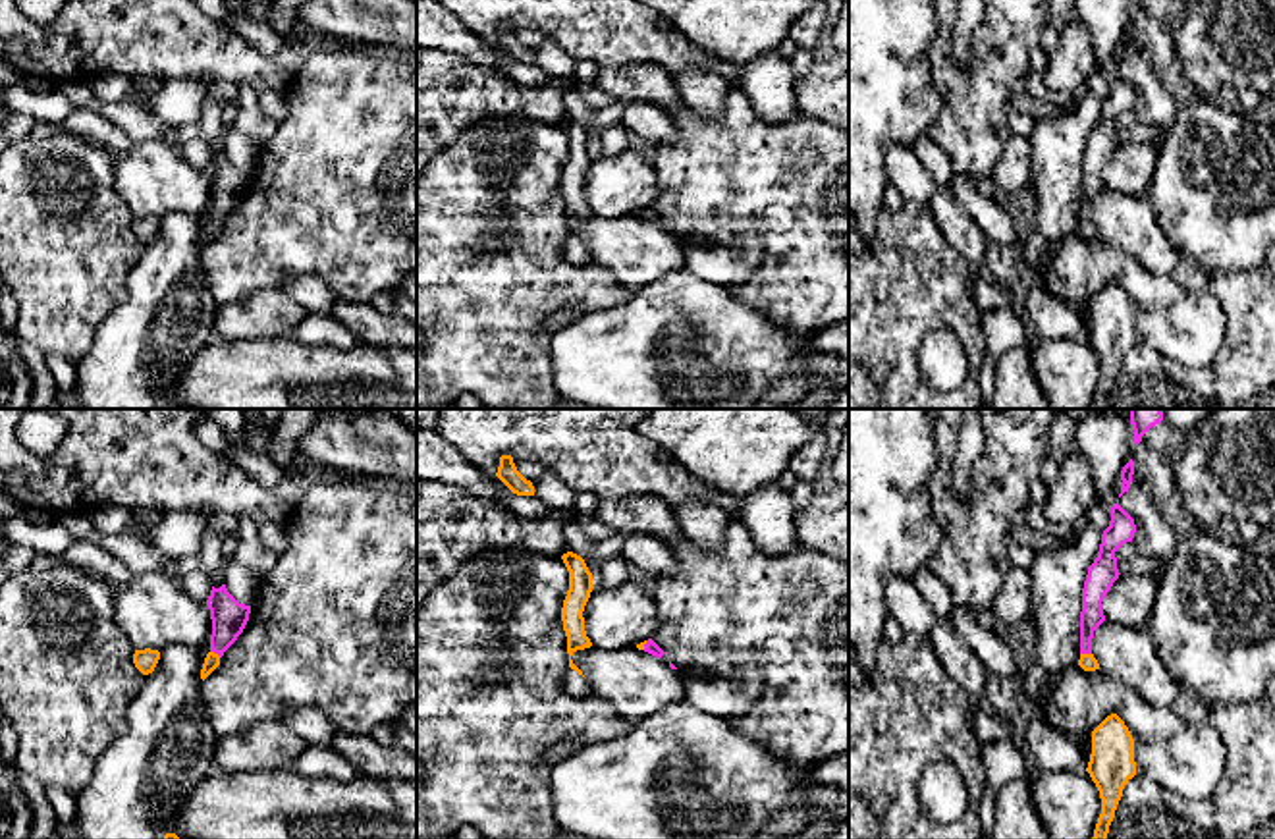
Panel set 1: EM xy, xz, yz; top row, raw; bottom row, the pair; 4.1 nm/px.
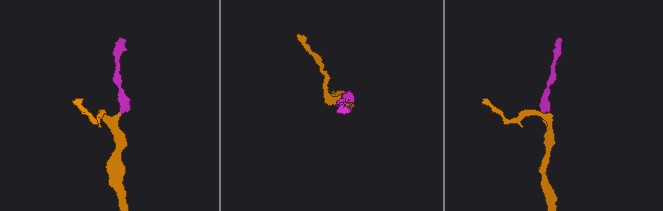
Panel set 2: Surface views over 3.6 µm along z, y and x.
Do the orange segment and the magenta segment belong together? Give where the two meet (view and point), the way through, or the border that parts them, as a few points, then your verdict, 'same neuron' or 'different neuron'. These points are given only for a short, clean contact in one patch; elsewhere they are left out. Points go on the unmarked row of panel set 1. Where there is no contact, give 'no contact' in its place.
meets orange in yz at (1086, 222); runs through yz (1086, 230), (1086, 222), (1086, 193), (1092, 184); same neuron

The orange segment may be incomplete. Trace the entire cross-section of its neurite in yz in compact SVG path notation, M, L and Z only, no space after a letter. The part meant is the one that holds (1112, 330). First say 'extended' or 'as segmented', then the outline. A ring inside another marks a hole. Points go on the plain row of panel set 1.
as segmented | M1117 282L1107 284L1092 299L1092 322L1086 339L1101 366L1101 382L1092 409L1107 409L1123 357L1136 343L1134 307Z

